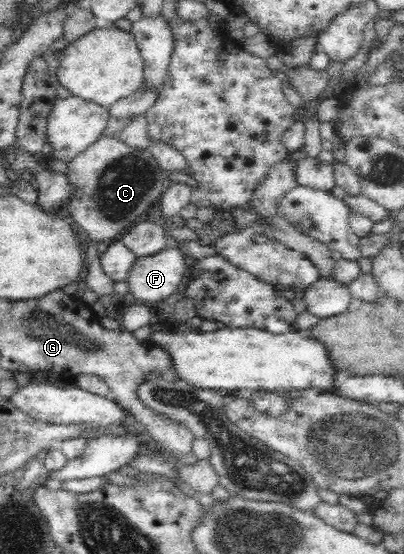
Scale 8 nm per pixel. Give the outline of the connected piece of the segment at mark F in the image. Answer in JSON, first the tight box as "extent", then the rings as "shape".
{"extent":[125,245,188,304],"shape":[[[171,245],[153,253],[153,255],[137,257],[131,266],[128,278],[125,280],[129,288],[128,293],[135,299],[143,301],[143,304],[168,302],[174,295],[177,295],[177,288],[188,272],[187,265],[187,258],[183,257],[181,252]]]}

